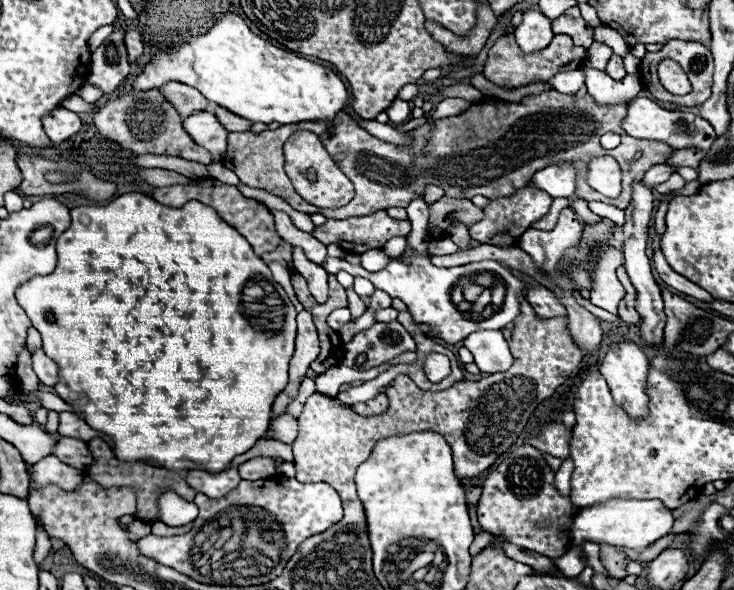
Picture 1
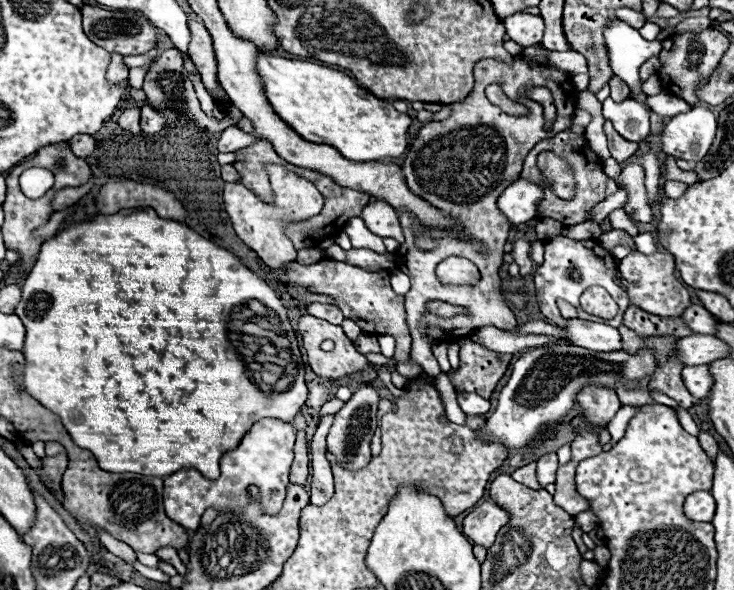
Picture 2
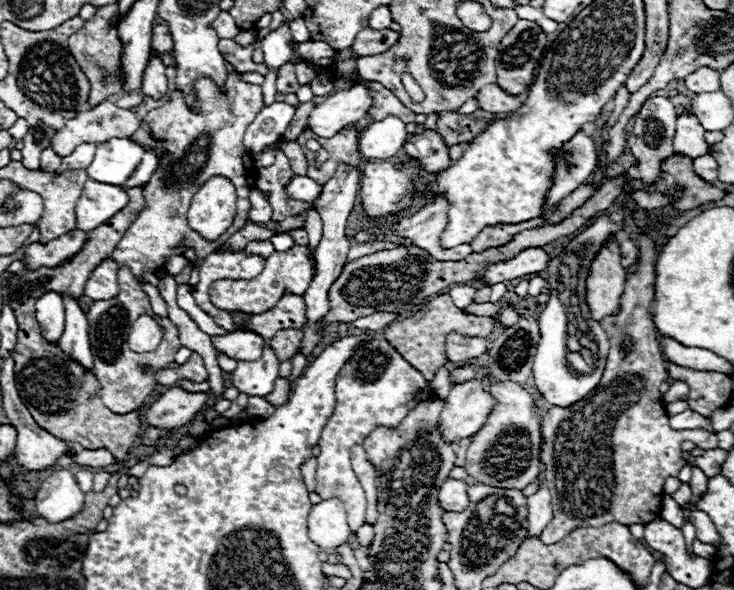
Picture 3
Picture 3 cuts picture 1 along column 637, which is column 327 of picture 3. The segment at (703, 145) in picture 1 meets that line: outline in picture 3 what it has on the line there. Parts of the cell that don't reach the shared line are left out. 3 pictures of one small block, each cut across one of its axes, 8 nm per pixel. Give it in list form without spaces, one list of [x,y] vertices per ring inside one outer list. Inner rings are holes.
[[[356,84],[348,90],[340,90],[328,96],[312,110],[308,128],[322,138],[332,138],[340,128],[364,118],[372,106],[372,96],[366,84]]]

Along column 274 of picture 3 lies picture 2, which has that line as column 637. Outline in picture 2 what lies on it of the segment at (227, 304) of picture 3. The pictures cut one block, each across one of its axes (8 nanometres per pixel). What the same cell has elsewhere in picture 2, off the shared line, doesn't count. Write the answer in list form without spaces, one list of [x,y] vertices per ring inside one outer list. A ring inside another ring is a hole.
[[[630,252],[626,258],[620,260],[620,274],[626,278],[628,284],[628,296],[634,304],[638,304],[642,310],[656,314],[656,316],[680,316],[686,308],[690,308],[690,296],[684,284],[674,274],[674,258],[666,252],[656,254],[640,254]]]

